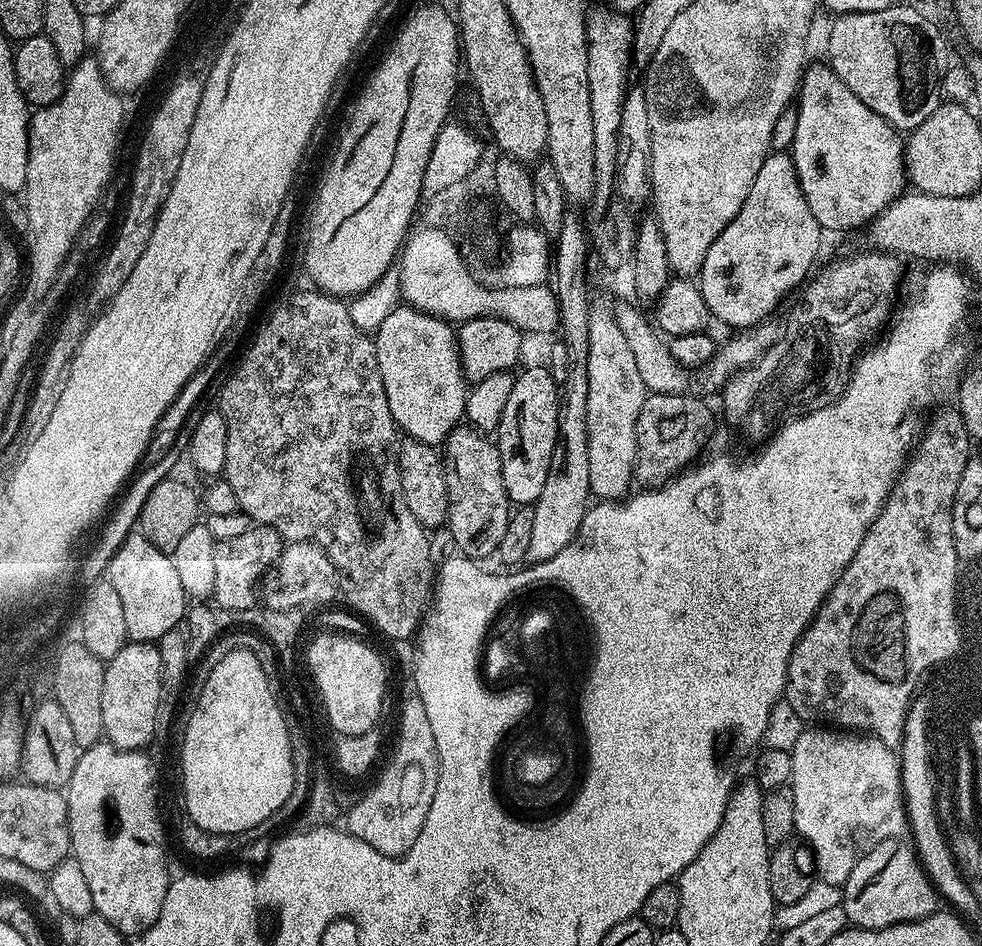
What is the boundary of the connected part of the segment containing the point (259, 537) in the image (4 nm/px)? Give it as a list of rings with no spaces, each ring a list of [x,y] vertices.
[[[256,524],[246,534],[238,538],[219,541],[214,554],[214,590],[211,599],[219,607],[242,611],[244,608],[252,608],[256,600],[256,587],[264,575],[271,573],[280,560],[282,553],[286,551],[286,541],[280,536],[278,530]]]

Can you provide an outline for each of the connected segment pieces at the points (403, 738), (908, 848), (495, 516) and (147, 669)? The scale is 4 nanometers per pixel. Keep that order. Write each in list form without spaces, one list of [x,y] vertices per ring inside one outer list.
[[[409,696],[400,712],[400,741],[396,744],[396,753],[377,778],[376,785],[349,810],[346,824],[347,831],[366,842],[366,846],[374,846],[374,850],[395,857],[404,855],[414,846],[426,822],[426,814],[430,814],[440,765],[430,718],[426,718],[426,706],[422,706],[419,696]]]
[[[903,839],[884,840],[874,846],[850,870],[850,878],[842,886],[845,916],[848,924],[857,928],[889,928],[905,924],[908,920],[920,920],[937,911],[938,892],[925,875],[924,865],[911,843]]]
[[[457,426],[442,448],[446,457],[446,475],[448,477],[448,518],[446,528],[452,531],[452,540],[463,555],[484,562],[487,556],[495,557],[500,551],[502,538],[506,538],[506,526],[510,515],[510,501],[506,486],[502,482],[502,458],[495,439],[483,432],[477,432],[471,426]]]
[[[133,640],[122,646],[114,658],[104,666],[102,684],[102,718],[107,743],[115,748],[125,748],[127,752],[147,749],[148,743],[156,736],[156,723],[160,720],[160,700],[164,696],[162,686],[162,654],[155,643]]]

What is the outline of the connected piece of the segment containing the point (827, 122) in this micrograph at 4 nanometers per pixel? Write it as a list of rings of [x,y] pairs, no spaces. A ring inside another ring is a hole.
[[[809,63],[805,67],[804,75],[800,78],[796,113],[798,126],[794,129],[790,155],[806,198],[806,206],[810,206],[810,211],[814,213],[814,218],[818,218],[825,233],[863,229],[887,204],[905,191],[905,141],[901,133],[881,116],[874,114],[874,110],[870,110],[866,102],[855,96],[850,86],[846,86],[846,82],[842,82],[842,78],[838,78],[838,74],[834,74],[827,63]]]

